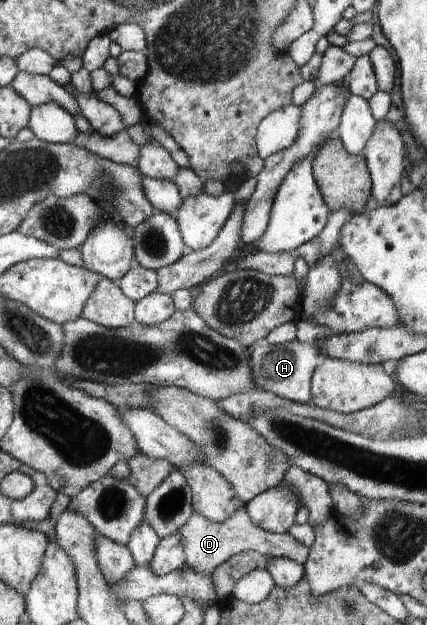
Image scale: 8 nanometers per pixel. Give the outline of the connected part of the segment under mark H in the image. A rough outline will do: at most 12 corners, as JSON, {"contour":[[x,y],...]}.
{"contour":[[314,343],[249,349],[253,382],[306,405],[312,372],[325,360]]}

